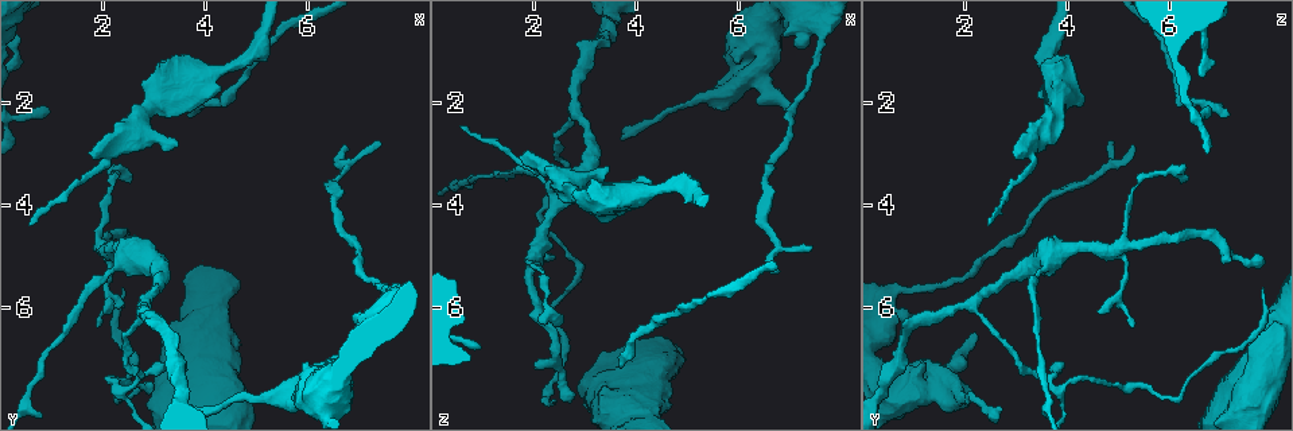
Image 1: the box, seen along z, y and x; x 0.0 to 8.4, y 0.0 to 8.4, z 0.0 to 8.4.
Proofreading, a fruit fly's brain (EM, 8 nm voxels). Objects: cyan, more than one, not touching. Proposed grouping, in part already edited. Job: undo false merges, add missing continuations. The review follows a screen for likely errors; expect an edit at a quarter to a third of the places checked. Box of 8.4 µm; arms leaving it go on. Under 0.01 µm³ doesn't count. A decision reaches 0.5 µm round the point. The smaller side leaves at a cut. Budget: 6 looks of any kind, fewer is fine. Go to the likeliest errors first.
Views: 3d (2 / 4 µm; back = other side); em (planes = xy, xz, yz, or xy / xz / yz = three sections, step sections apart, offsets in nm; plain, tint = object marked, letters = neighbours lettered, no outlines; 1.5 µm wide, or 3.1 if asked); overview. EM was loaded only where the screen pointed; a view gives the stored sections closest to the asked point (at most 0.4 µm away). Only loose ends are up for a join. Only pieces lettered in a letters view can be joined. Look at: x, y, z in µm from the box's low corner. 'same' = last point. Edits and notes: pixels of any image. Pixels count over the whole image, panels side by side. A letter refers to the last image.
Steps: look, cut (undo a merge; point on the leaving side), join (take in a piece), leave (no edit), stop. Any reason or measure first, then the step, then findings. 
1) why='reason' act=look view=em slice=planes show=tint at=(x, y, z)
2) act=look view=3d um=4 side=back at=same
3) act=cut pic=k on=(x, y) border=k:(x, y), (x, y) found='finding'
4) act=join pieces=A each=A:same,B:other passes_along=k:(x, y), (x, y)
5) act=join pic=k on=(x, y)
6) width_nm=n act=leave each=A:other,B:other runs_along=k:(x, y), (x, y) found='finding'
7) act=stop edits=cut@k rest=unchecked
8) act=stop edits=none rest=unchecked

why='branch stops here' act=look view=em slice=xz step=4 show=tint at=(2.10, 6.05, 4.60)

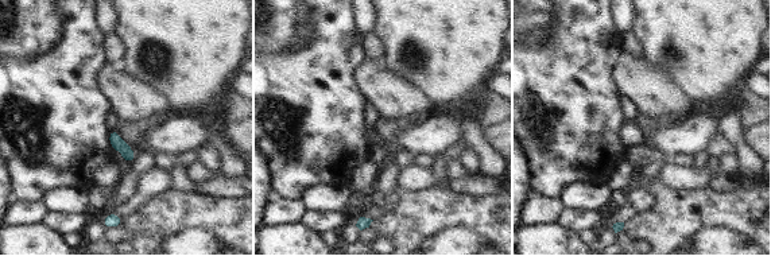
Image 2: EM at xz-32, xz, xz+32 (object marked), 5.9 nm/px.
act=look view=em slice=planes show=letters at=same

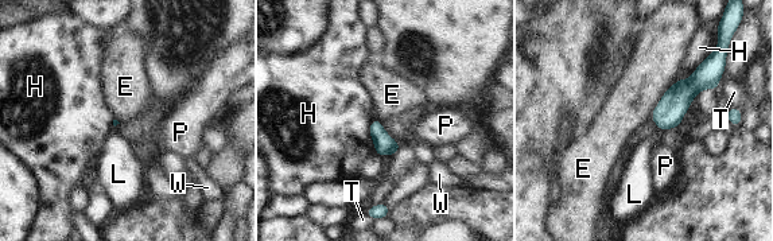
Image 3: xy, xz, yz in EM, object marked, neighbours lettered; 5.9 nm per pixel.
act=leave each=E:other,H:other,L:other,P:other,T:other,W:other border=3:(679, 77), (661, 96), (649, 116) found='none of them fits'

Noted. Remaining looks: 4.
why='three arms meet' act=look view=em slice=planes show=letters at=(2.80, 6.00, 2.20)

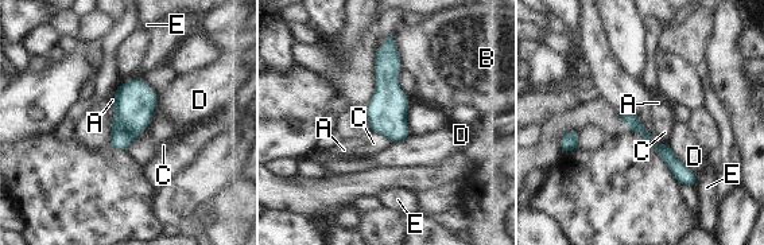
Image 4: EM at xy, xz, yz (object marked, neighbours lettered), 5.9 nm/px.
act=leave each=A:other,B:other,C:other,D:other,E:other runs_along=4:(623, 115), (691, 182) found='continuous, no second neuron'

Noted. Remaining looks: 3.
why='three-way junction' act=look view=em slice=yz step=8 show=letters at=(2.75, 7.40, 3.60)

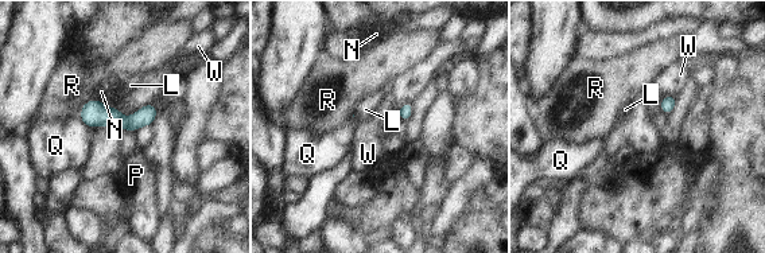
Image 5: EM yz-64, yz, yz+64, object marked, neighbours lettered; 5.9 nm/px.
why='cut it another way' act=look view=em slice=planes show=letters at=same

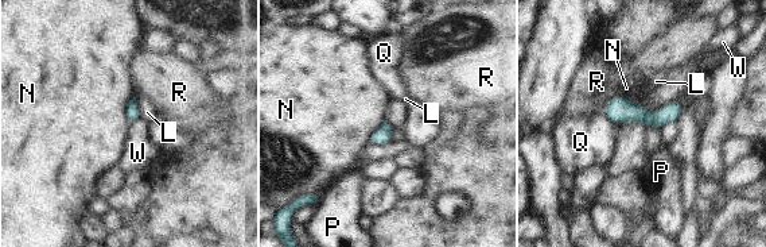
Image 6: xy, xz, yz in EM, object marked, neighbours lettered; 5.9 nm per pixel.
act=leave each=L:other,N:other,P:other,Q:other,R:other,W:other border=6:(679, 100), (653, 112), (642, 104) found='one neuron here'

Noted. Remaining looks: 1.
act=stop edits=none rest=unchecked

